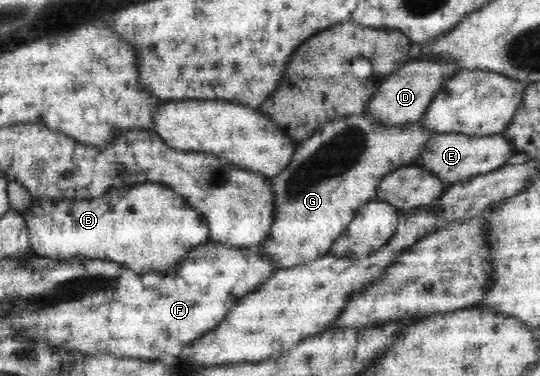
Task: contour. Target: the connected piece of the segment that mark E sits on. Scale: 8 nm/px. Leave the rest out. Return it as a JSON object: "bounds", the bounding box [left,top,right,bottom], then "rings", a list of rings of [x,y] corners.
{"bounds":[416,133,518,185],"rings":[[[463,133],[434,134],[425,145],[425,151],[417,157],[416,164],[431,171],[444,184],[452,185],[503,168],[518,152],[515,144],[505,136],[505,133],[490,136],[469,136]]]}

